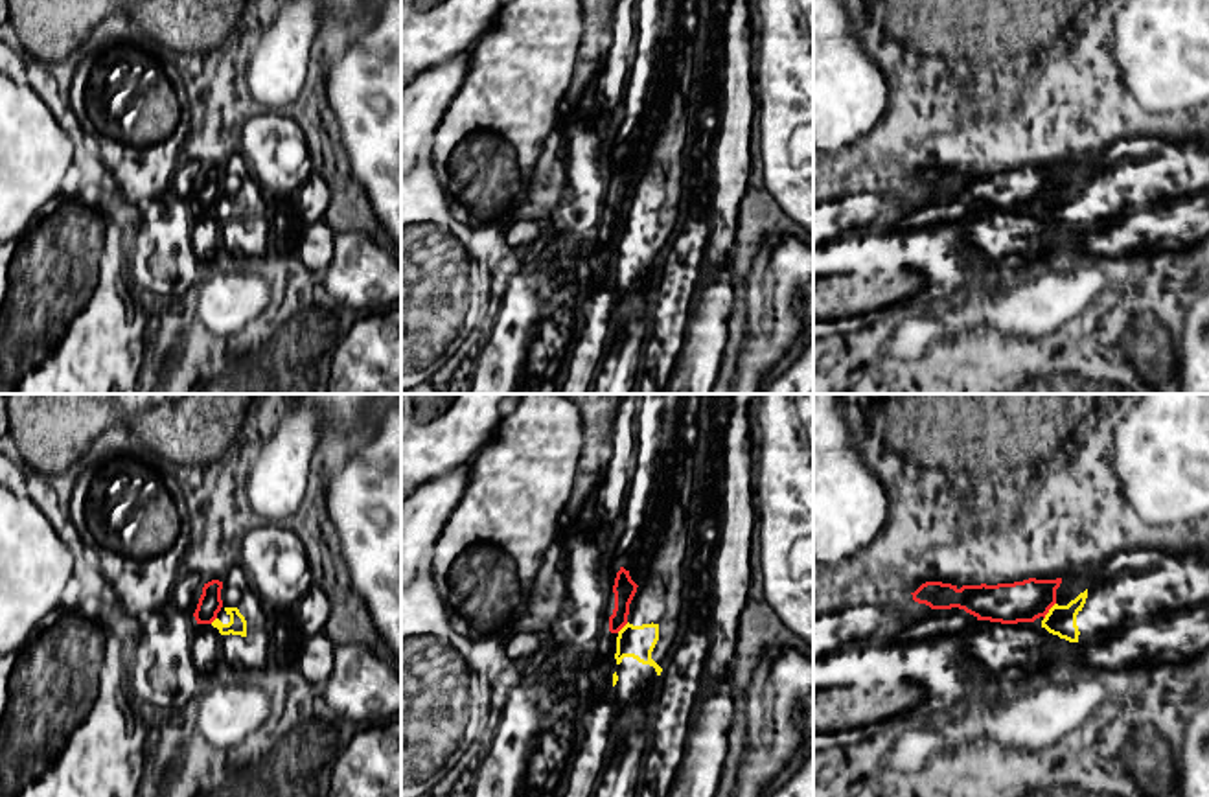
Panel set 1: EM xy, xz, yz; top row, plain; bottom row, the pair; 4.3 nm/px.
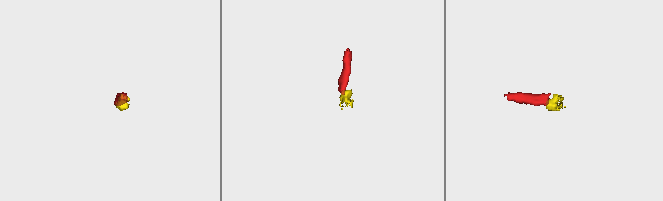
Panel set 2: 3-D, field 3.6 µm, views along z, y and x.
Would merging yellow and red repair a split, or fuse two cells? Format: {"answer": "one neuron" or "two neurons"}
{"answer": "two neurons"}

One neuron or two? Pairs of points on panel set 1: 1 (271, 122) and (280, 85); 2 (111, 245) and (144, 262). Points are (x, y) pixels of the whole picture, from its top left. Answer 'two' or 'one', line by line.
1: two
2: two

